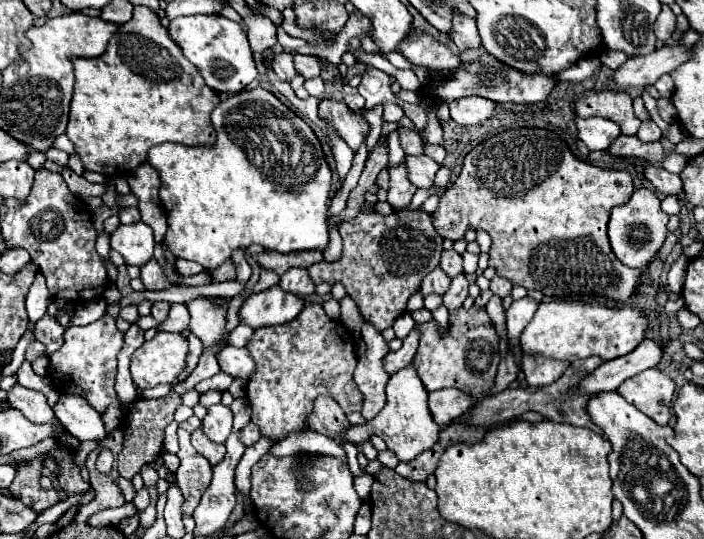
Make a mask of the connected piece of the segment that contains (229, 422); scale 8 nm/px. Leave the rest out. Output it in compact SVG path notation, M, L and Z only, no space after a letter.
M217 404L207 410L207 416L203 418L203 432L211 442L225 444L227 436L231 434L231 428L233 428L233 412L227 406Z

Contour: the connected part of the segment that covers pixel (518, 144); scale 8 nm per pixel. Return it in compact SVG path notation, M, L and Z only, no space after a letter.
M521 128L521 130L501 132L501 134L485 140L483 144L475 146L467 154L459 178L455 180L455 184L451 188L445 190L445 194L441 196L439 208L433 212L433 224L435 224L437 232L443 238L449 238L449 240L457 240L457 234L465 234L467 228L485 230L491 236L491 240L493 240L493 246L491 246L491 252L489 252L489 266L495 268L497 274L503 276L503 278L507 278L513 286L523 286L527 290L539 290L547 298L565 300L565 302L567 300L583 300L583 298L609 298L609 300L615 300L615 302L625 302L637 290L639 272L635 272L635 268L627 268L625 264L619 264L619 260L611 252L609 242L607 242L607 220L609 220L611 208L625 204L631 198L631 194L633 194L633 182L631 182L631 174L627 170L603 170L603 168L591 166L587 162L577 160L571 154L569 146L559 136L555 136L553 132L539 130L539 128Z

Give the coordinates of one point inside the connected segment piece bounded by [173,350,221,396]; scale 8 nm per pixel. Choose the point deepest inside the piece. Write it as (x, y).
(207, 367)

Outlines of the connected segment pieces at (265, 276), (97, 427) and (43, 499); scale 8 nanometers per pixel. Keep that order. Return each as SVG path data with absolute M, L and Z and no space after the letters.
M261 270L261 278L257 282L257 286L253 288L253 292L261 292L261 290L267 290L271 286L275 286L279 282L279 276L273 276L273 272L269 270Z
M61 394L59 402L53 406L53 412L63 428L81 442L103 440L107 436L99 412L95 412L95 408L91 408L87 400L79 396Z
M43 456L35 458L31 464L21 466L17 470L17 476L9 488L11 494L19 494L21 502L31 506L37 512L43 512L47 508L51 508L53 504L59 502L59 496L55 492L55 488L51 490L43 490L39 486L39 476L41 476L41 468L43 468Z

